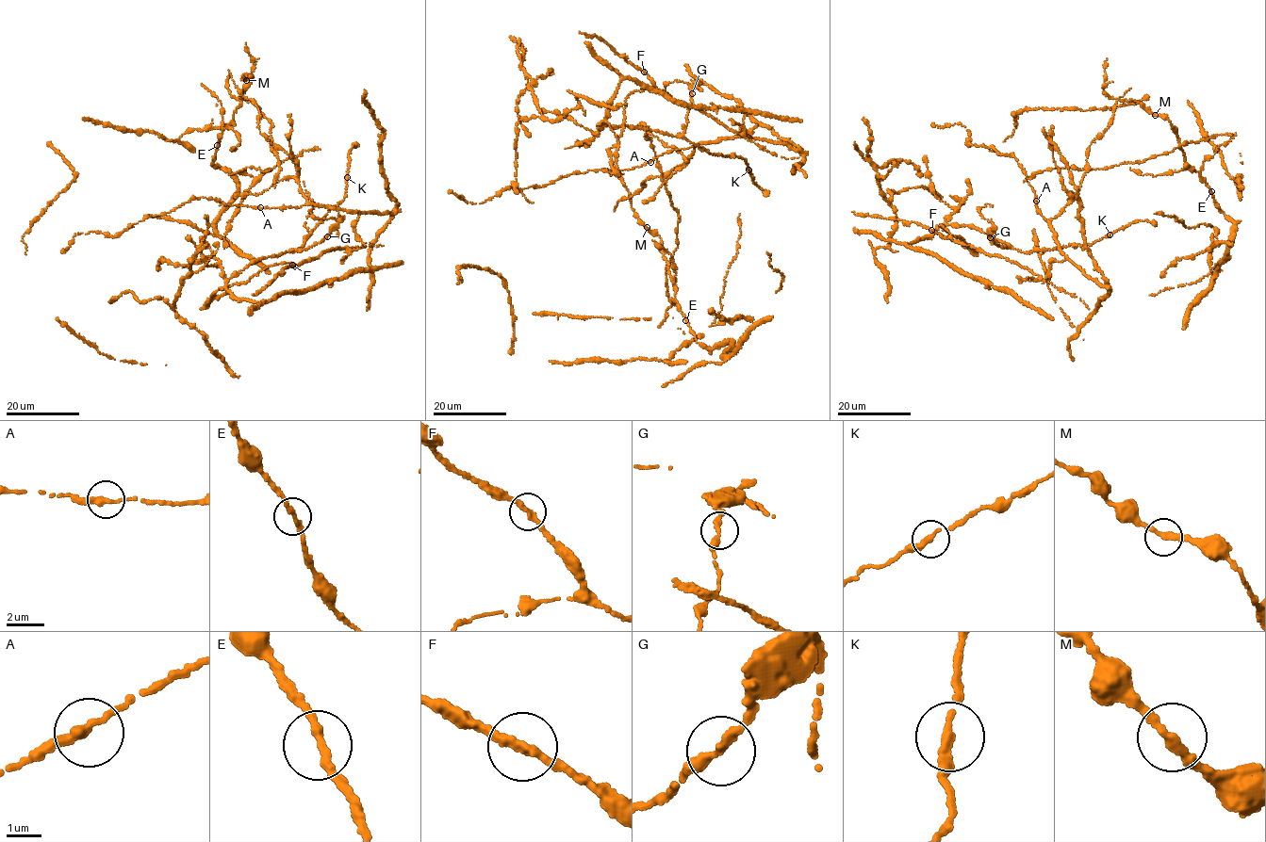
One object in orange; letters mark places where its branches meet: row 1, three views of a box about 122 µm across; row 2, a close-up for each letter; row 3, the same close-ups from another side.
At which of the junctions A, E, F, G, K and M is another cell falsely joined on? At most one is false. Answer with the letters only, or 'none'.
none

